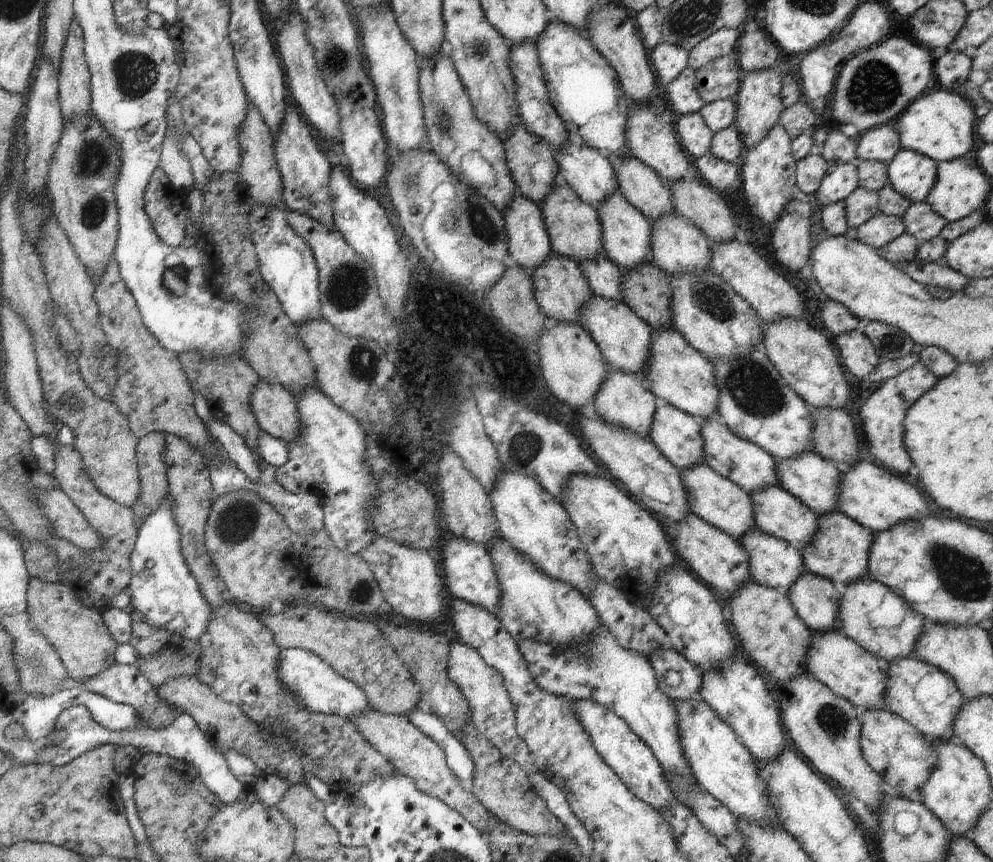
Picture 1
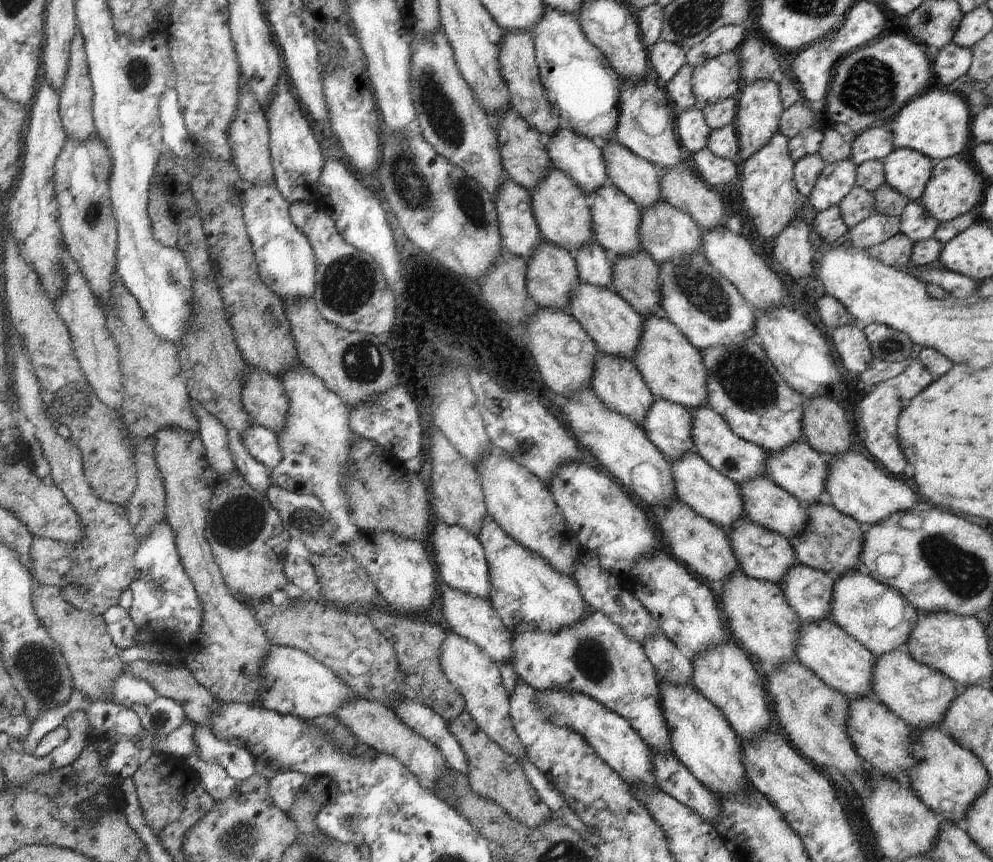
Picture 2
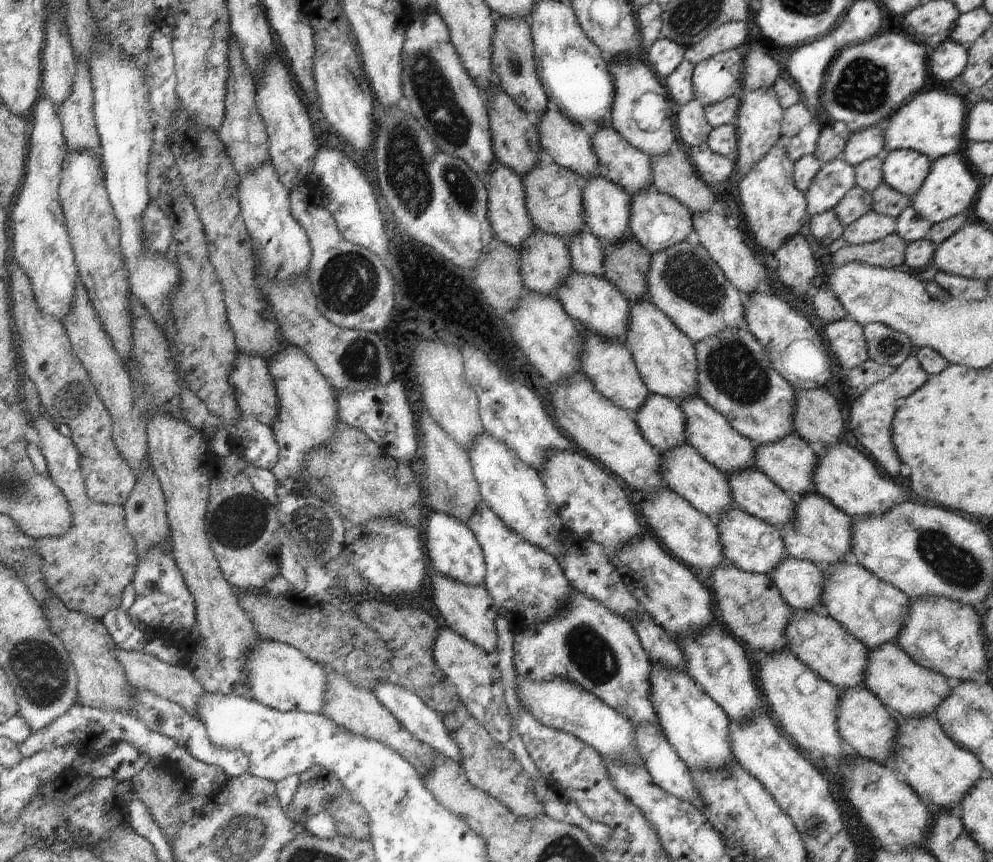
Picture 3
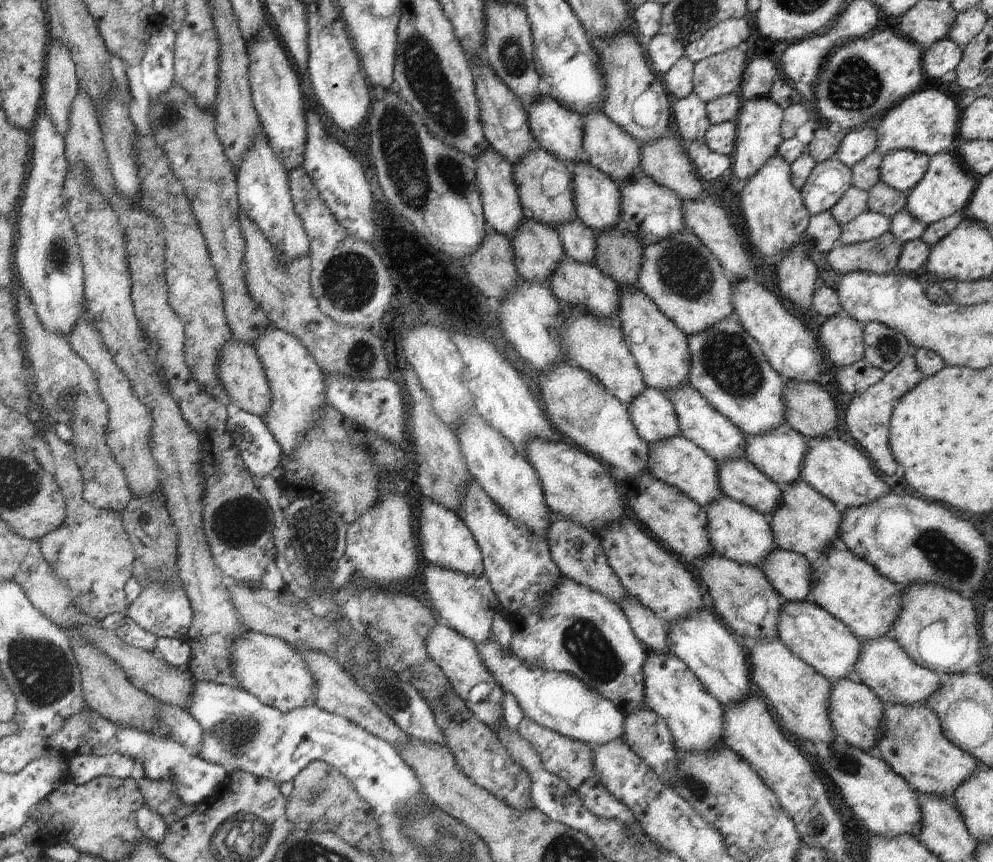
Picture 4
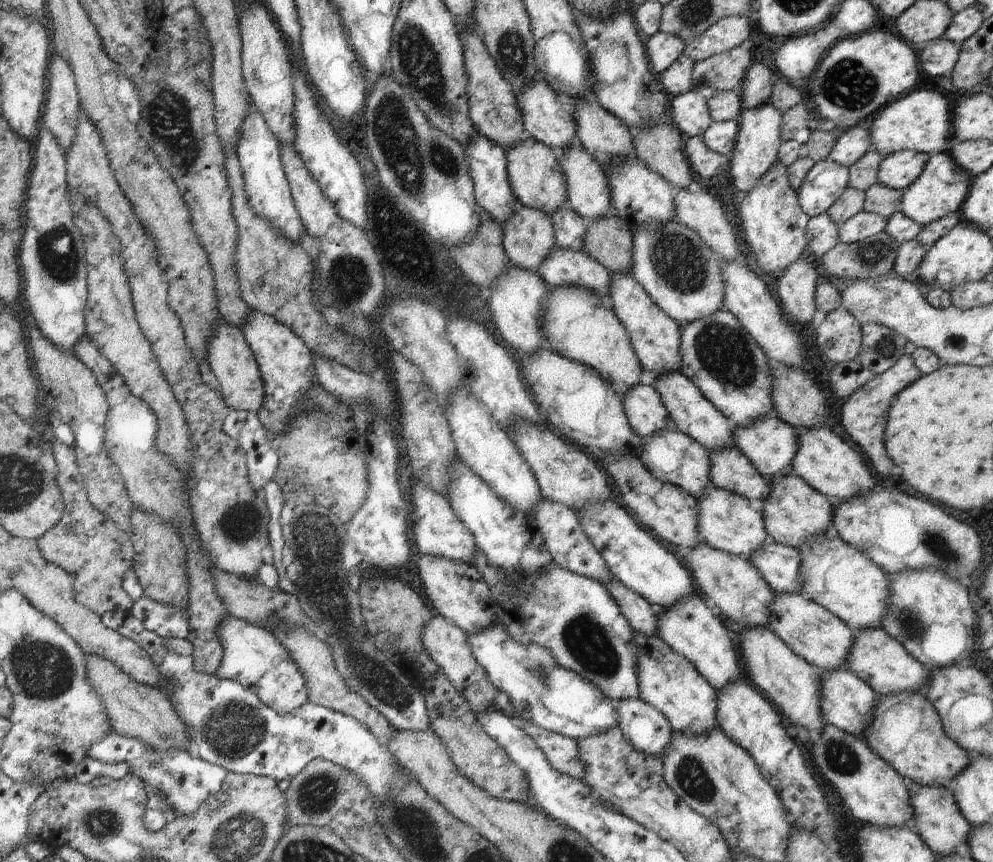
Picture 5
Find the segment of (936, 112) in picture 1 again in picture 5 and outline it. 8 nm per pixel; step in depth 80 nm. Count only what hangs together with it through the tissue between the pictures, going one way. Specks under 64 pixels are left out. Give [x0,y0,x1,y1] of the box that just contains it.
[865,90,952,157]

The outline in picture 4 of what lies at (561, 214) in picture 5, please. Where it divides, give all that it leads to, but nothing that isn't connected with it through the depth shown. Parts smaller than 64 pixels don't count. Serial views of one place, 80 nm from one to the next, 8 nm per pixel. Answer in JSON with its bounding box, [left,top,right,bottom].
[555,219,598,264]

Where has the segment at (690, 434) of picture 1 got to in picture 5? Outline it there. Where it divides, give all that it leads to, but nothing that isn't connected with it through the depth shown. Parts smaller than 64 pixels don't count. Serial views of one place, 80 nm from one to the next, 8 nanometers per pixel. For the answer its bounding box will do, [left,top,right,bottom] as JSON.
[621,385,674,438]

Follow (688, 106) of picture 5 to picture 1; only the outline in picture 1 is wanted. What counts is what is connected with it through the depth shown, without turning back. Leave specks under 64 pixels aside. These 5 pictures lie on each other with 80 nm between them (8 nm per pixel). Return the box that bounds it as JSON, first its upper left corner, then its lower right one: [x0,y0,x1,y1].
[675,113,713,160]

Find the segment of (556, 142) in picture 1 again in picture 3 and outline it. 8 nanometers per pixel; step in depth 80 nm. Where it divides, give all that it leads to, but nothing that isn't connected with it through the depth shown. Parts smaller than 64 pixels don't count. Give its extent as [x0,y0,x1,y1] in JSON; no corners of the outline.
[492,15,548,124]

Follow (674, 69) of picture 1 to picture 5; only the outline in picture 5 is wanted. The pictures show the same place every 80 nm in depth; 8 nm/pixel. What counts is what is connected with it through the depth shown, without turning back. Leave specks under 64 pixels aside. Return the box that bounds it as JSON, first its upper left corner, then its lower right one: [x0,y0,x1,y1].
[645,30,685,73]

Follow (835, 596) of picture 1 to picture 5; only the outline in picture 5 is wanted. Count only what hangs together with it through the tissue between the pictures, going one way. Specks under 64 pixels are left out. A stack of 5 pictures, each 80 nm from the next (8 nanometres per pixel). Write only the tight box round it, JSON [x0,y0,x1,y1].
[748,535,803,593]

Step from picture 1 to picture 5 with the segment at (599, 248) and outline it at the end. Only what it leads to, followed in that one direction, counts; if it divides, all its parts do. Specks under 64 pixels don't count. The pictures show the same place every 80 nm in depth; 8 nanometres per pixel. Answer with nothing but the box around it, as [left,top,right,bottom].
[505,139,568,216]

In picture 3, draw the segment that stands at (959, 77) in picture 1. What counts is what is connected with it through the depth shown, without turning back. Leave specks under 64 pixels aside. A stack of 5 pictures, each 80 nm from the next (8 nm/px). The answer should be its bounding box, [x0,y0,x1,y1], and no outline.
[928,40,968,80]

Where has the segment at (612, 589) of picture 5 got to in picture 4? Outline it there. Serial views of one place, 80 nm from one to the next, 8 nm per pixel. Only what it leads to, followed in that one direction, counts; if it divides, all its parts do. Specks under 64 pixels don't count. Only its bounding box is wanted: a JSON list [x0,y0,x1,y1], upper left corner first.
[618,594,670,653]

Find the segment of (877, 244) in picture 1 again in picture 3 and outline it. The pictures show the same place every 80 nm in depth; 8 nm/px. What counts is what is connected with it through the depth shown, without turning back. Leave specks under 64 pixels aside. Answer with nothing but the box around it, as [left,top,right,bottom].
[842,210,896,245]

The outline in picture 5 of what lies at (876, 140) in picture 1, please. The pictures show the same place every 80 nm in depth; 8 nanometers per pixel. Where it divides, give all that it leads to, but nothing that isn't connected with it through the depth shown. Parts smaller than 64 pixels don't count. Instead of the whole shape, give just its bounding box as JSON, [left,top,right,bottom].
[828,124,872,167]

